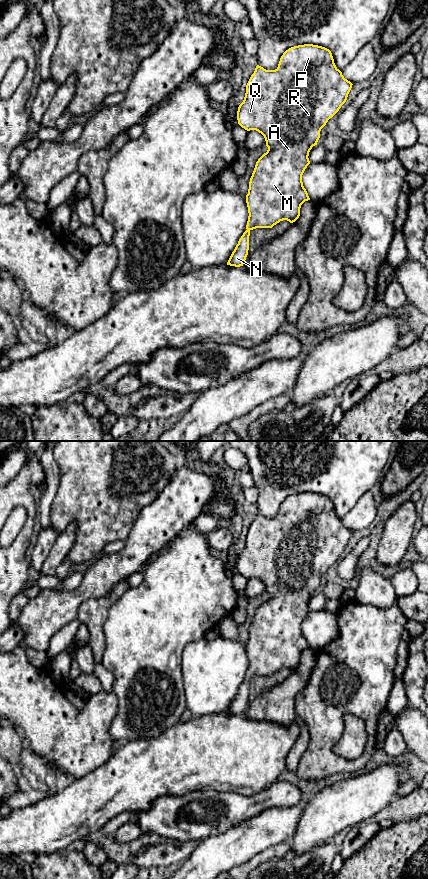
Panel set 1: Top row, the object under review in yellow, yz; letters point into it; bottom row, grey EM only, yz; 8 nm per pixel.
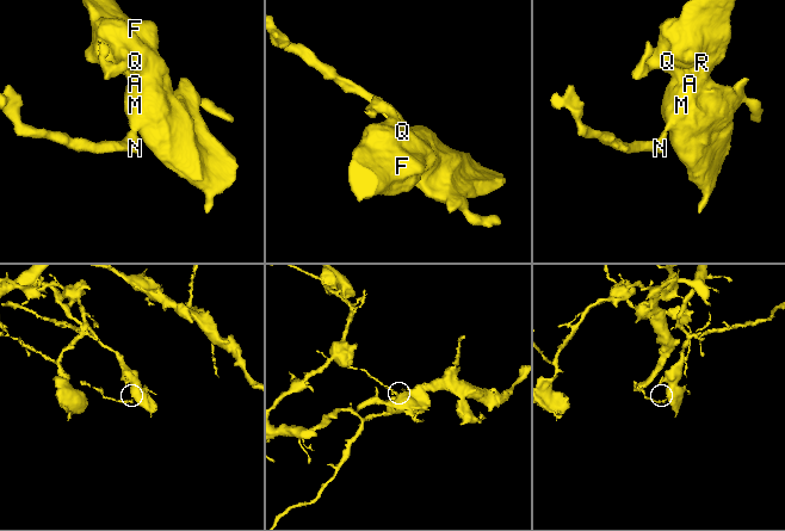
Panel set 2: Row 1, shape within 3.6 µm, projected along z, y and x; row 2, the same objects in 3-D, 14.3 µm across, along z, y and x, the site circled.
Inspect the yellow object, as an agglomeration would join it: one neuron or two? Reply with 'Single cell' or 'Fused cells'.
Single cell

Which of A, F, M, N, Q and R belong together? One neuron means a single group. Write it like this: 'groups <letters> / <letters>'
groups A F M N Q R

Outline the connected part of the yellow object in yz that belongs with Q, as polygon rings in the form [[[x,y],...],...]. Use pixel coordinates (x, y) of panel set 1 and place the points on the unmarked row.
[[[313,492],[298,493],[286,498],[275,518],[266,518],[259,513],[256,514],[246,533],[244,548],[238,555],[237,568],[238,572],[245,578],[256,578],[261,581],[265,586],[268,598],[256,610],[250,626],[248,642],[246,643],[249,661],[247,678],[239,687],[227,713],[243,714],[248,703],[251,678],[272,676],[283,668],[293,671],[299,666],[301,653],[310,648],[302,630],[302,623],[310,612],[309,600],[313,594],[317,593],[321,577],[346,550],[352,533],[336,515],[331,499]]]

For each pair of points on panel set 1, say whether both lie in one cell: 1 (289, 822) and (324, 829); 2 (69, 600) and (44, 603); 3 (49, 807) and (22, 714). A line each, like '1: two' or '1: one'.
1: two
2: one
3: two

